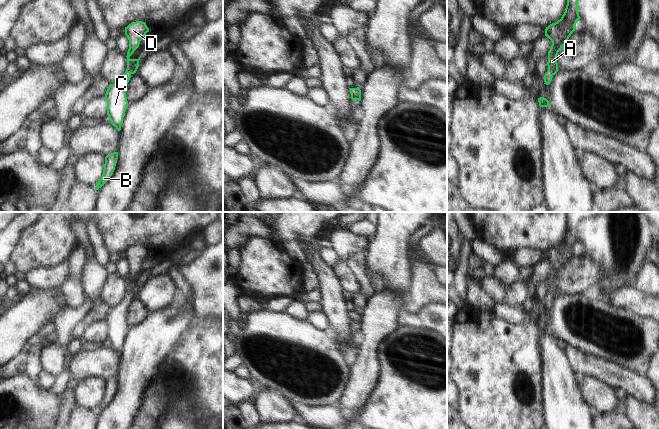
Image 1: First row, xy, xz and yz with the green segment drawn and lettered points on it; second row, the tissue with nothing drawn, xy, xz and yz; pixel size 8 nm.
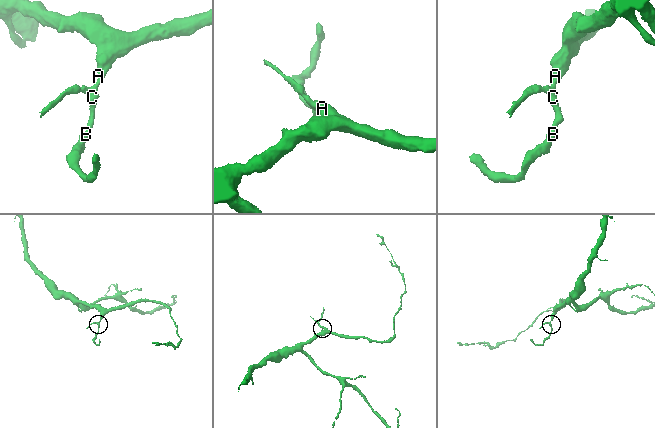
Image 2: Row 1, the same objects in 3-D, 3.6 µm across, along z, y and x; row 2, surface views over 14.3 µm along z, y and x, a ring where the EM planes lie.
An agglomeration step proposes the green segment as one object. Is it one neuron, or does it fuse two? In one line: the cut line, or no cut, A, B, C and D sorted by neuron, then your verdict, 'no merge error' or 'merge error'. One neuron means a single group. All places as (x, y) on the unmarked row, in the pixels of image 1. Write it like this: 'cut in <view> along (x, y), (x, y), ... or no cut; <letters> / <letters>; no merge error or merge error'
no cut; A B C D; no merge error

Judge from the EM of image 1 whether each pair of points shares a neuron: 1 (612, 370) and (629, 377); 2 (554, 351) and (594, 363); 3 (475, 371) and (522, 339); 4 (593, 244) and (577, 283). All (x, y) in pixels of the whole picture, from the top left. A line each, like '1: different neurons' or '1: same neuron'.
1: same neuron
2: different neurons
3: same neuron
4: different neurons

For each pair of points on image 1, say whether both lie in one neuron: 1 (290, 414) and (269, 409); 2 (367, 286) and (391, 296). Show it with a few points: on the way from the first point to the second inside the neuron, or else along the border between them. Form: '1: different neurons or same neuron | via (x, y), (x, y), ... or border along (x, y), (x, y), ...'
1: same neuron | via (285, 412), (274, 409)
2: different neurons | border along (374, 292), (367, 298)

